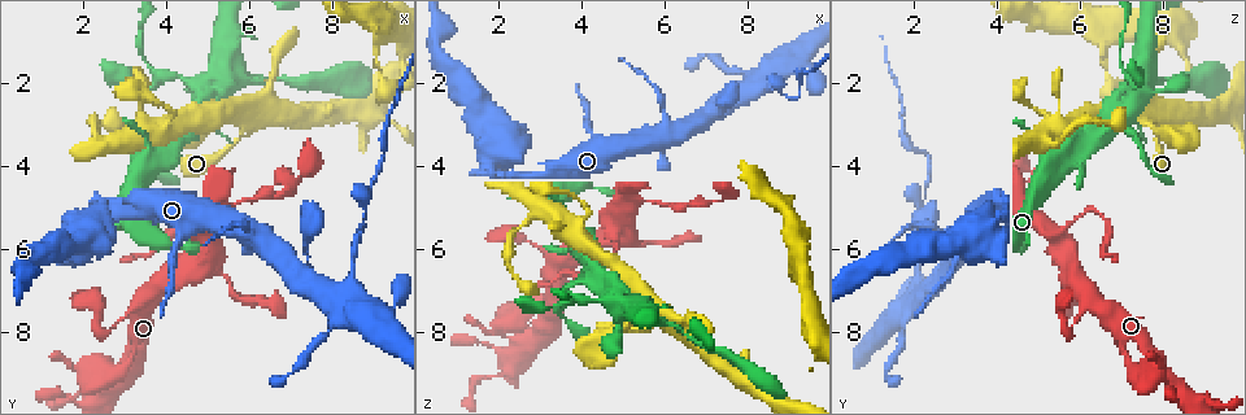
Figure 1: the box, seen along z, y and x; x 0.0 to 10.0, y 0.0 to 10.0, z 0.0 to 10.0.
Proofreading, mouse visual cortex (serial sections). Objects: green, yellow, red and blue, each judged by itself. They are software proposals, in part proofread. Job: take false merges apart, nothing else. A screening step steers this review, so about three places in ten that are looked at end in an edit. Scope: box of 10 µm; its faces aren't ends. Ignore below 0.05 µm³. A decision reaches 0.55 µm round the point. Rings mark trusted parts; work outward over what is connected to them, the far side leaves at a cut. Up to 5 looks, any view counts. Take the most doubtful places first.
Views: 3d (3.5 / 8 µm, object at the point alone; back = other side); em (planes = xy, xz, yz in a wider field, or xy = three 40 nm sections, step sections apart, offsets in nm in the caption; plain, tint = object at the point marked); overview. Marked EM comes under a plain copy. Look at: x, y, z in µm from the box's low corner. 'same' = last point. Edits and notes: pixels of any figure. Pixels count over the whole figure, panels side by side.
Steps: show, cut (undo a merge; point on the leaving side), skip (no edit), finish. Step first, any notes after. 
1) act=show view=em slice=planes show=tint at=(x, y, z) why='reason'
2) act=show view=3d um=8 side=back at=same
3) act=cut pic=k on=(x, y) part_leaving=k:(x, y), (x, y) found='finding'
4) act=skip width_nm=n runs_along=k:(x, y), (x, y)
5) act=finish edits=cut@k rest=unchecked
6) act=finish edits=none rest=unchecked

act=show view=3d um=3.5 at=(5.25, 2.25, 7.45) why='sudden change in width'

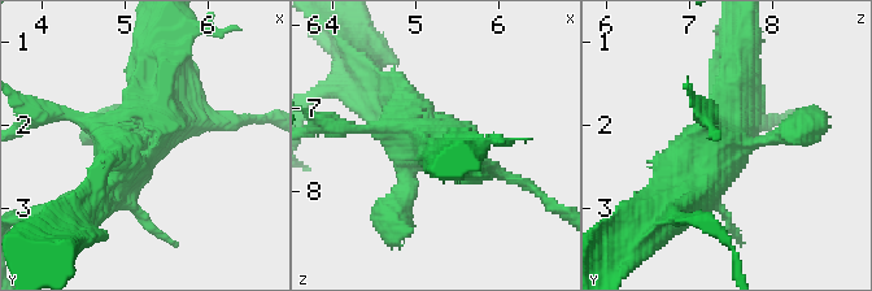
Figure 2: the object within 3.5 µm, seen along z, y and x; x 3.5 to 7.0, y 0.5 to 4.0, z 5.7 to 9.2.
act=show view=em slice=xy step=2 show=tint at=(5.30, 2.25, 7.50) why='shape alone is not enough'

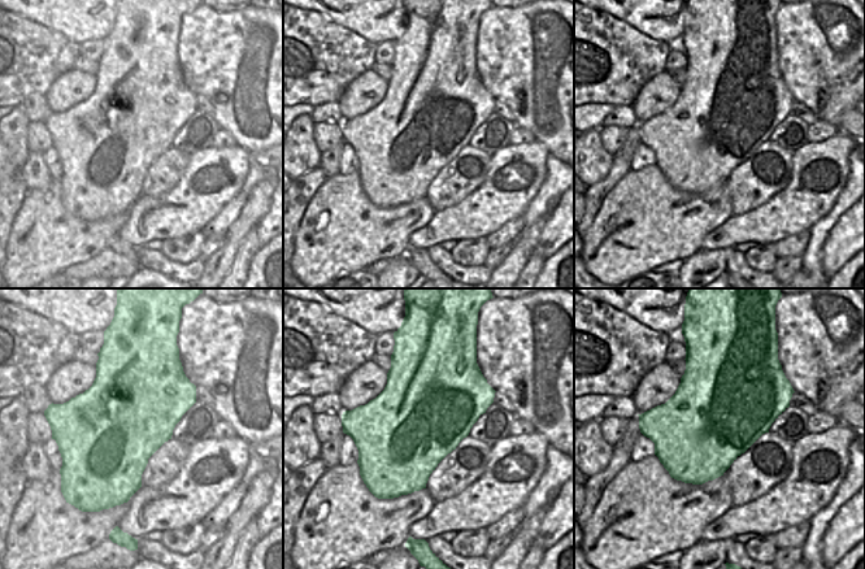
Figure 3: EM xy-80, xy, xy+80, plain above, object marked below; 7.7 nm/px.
act=skip width_nm=750 runs_along=2:(94, 199), (165, 124), (161, 68) found='all the same cell'

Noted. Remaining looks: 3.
act=show view=3d um=8 at=(8.05, 7.15, 2.20) why='sharp bend'

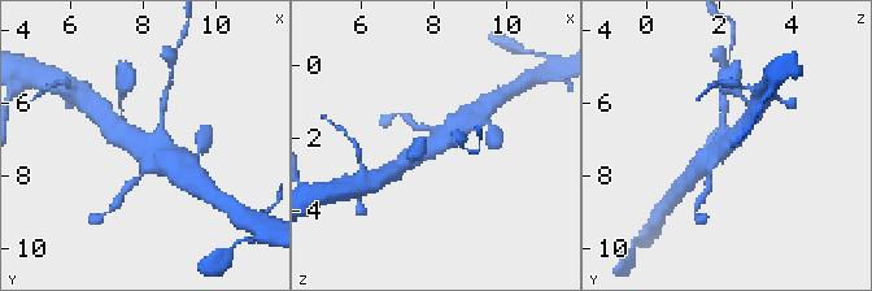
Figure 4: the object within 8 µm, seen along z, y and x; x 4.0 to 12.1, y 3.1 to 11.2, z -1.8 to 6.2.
act=show view=3d um=3.5 at=same why='closer look'

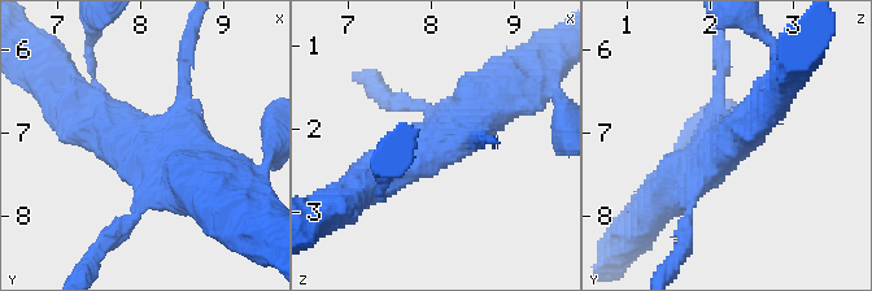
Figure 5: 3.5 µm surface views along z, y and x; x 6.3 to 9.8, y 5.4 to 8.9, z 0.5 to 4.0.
act=show view=em slice=xy step=2 show=tint at=(8.05, 7.10, 2.15) why='now the EM'

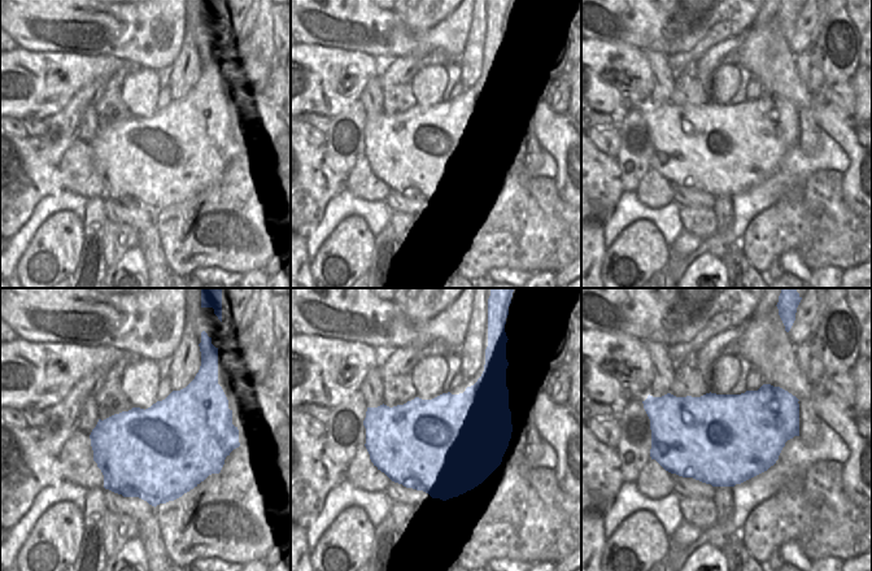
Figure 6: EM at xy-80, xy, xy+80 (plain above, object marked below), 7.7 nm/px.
act=skip arm_widths_nm=150,250,400,500 runs_along=5:(371, 183), (495, 94) found='all the same cell'

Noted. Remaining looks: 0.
act=finish edits=none rest=unchecked

